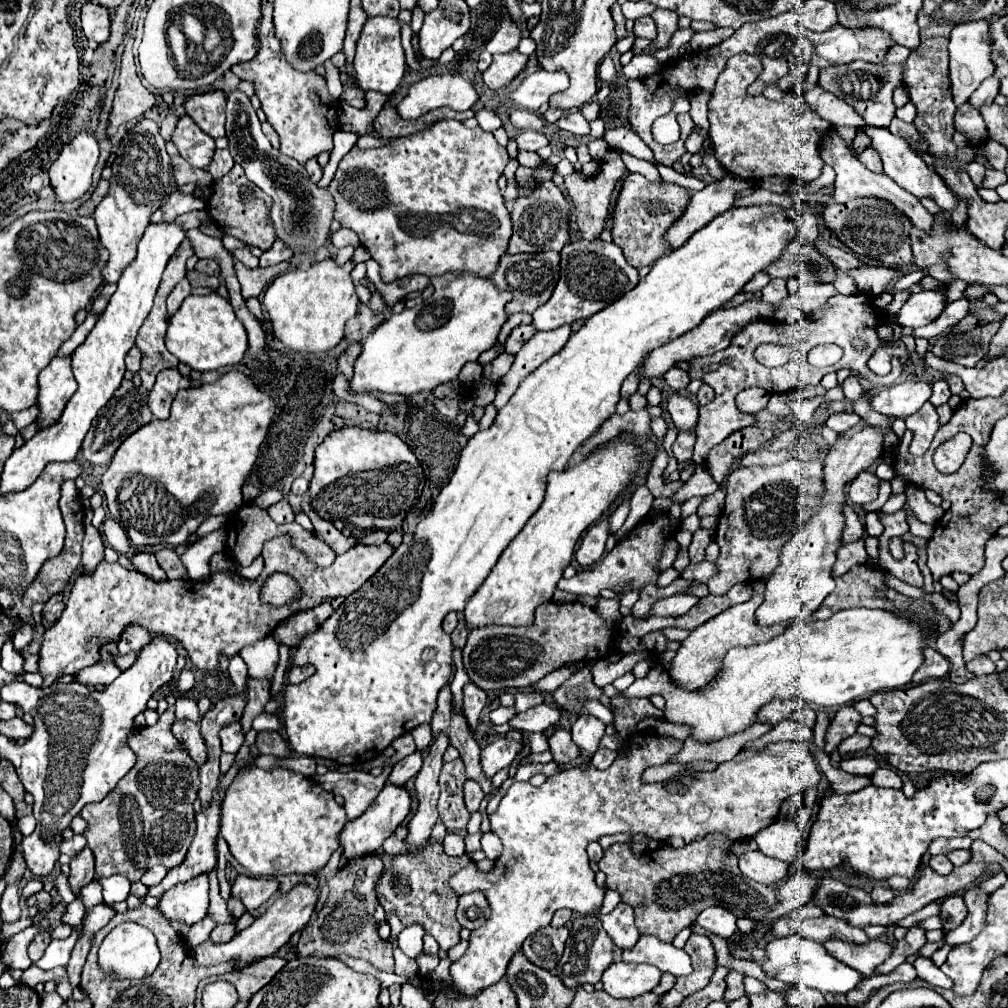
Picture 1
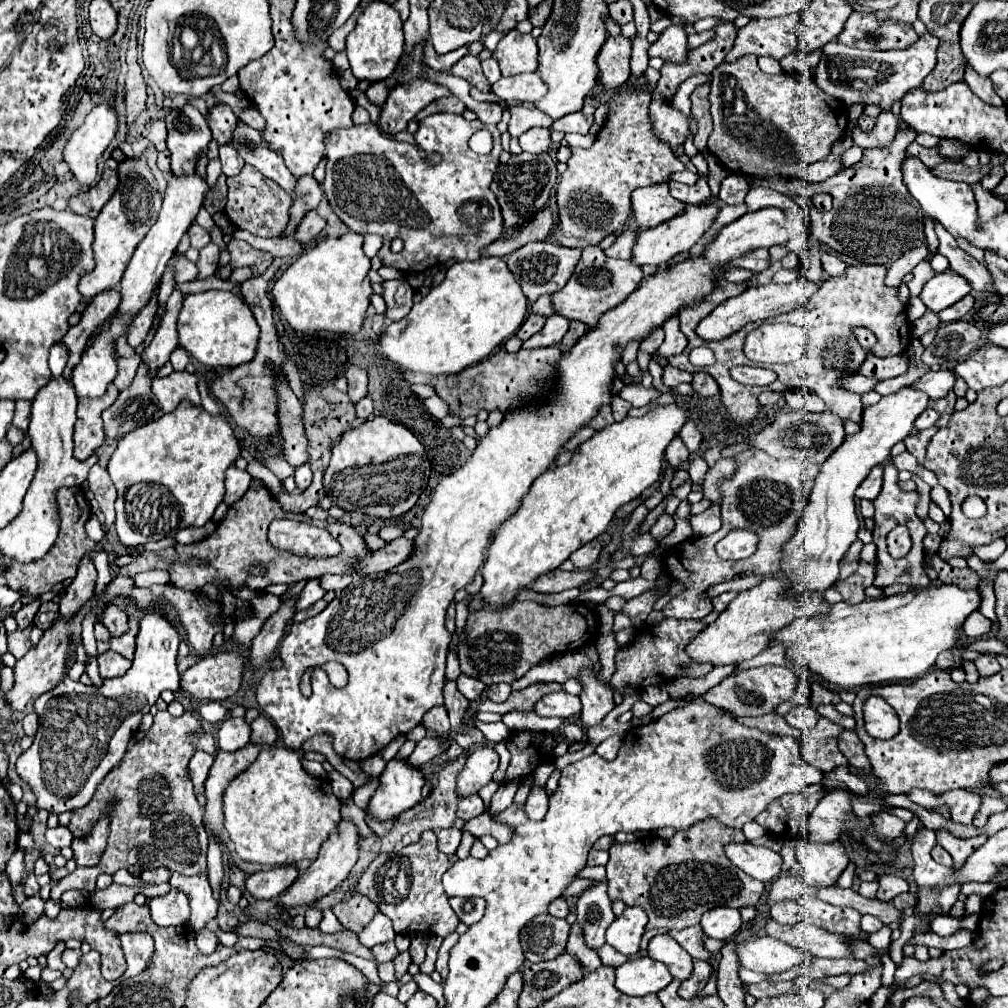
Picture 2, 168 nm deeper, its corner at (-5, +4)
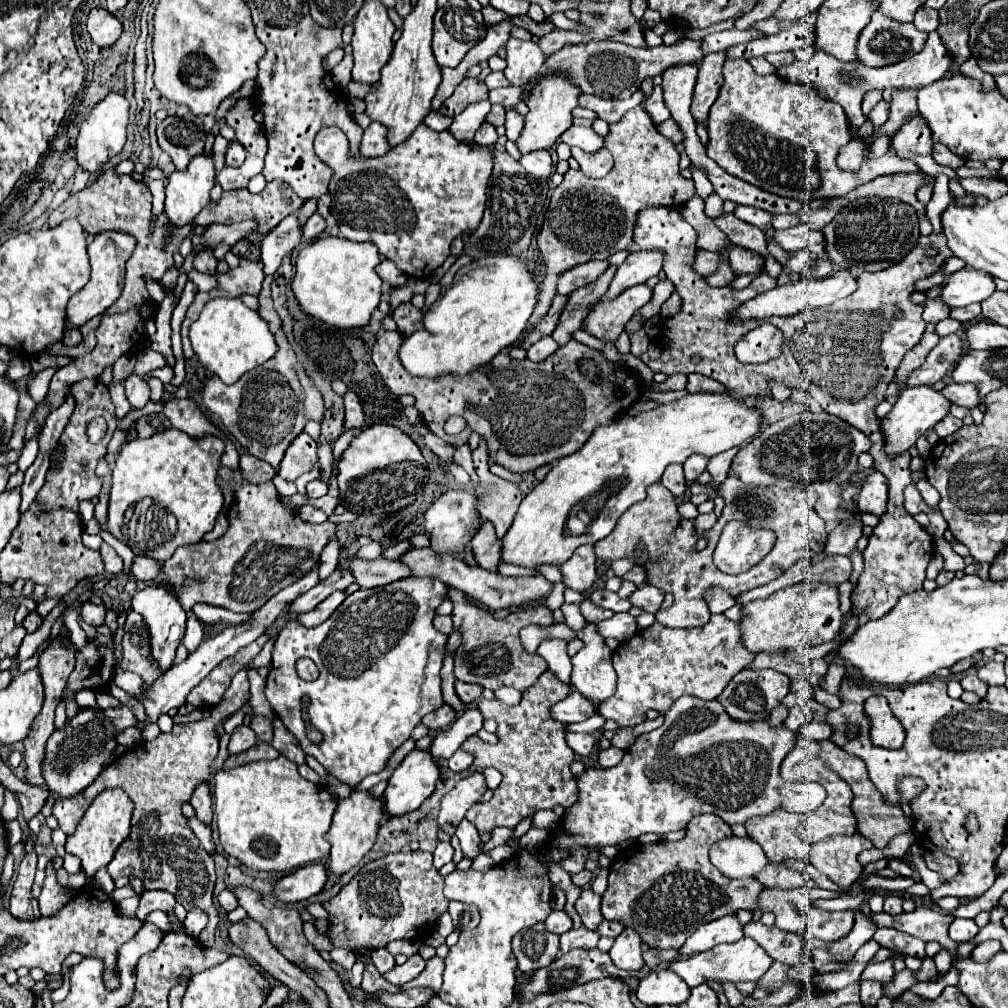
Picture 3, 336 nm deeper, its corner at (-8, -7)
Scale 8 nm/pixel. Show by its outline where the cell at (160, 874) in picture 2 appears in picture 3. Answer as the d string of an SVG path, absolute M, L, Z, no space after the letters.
M160 889L146 891L140 897L140 907L138 907L136 917L140 917L144 921L150 911L172 911L174 903L176 903L176 897L168 891L160 891Z

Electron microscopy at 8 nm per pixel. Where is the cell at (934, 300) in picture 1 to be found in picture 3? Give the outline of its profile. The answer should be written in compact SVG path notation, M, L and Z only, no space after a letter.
M960 269L946 277L940 301L948 307L966 307L984 301L994 291L994 281L988 273L976 269Z

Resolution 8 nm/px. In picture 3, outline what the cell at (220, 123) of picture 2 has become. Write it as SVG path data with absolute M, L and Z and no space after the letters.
M230 141L228 151L226 151L226 165L238 167L244 163L244 159L246 159L246 149L238 141Z

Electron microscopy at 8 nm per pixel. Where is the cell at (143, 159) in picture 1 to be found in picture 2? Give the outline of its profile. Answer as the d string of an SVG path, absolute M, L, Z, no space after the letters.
M129 158L119 164L119 188L95 218L95 268L79 280L79 292L85 300L95 298L99 292L115 288L121 282L121 272L125 272L125 264L129 264L133 248L137 248L141 236L145 236L145 232L149 232L149 228L157 220L157 212L161 210L161 194L155 190L153 182L155 178L147 168L145 158Z

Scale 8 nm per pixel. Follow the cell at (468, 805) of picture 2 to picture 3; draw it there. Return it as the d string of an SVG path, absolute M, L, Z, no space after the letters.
M464 819L456 829L456 837L460 839L460 847L462 847L464 855L474 859L478 855L478 845L480 845L480 833L478 833L476 825L472 825L468 819Z

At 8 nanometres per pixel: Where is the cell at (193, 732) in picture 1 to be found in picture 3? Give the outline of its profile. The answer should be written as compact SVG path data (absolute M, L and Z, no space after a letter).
M202 781L202 783L198 783L198 785L194 787L190 805L194 807L196 817L198 817L200 821L204 821L204 823L208 823L208 825L212 823L212 817L214 817L214 813L212 813L212 795L210 795L210 785L208 785L206 781Z

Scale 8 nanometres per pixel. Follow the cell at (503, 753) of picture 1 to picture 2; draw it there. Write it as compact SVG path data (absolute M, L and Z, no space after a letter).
M483 746L471 752L465 768L457 776L457 796L465 798L469 794L477 794L493 778L497 762L499 756L493 746Z

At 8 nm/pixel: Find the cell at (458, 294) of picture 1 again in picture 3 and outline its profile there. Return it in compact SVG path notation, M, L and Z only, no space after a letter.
M520 257L474 261L462 267L454 283L428 307L424 313L424 327L402 341L398 349L400 363L414 377L464 377L488 365L502 349L520 339L536 301L536 281Z

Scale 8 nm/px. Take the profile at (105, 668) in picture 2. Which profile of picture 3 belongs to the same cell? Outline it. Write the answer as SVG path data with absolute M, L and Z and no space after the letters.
M116 667L114 669L114 675L112 675L112 683L114 685L118 685L120 689L124 689L126 693L130 693L130 695L134 695L136 691L140 691L140 687L142 687L142 677L140 675L136 675L136 673L132 673L132 671L124 671L124 669L120 669L120 667Z

